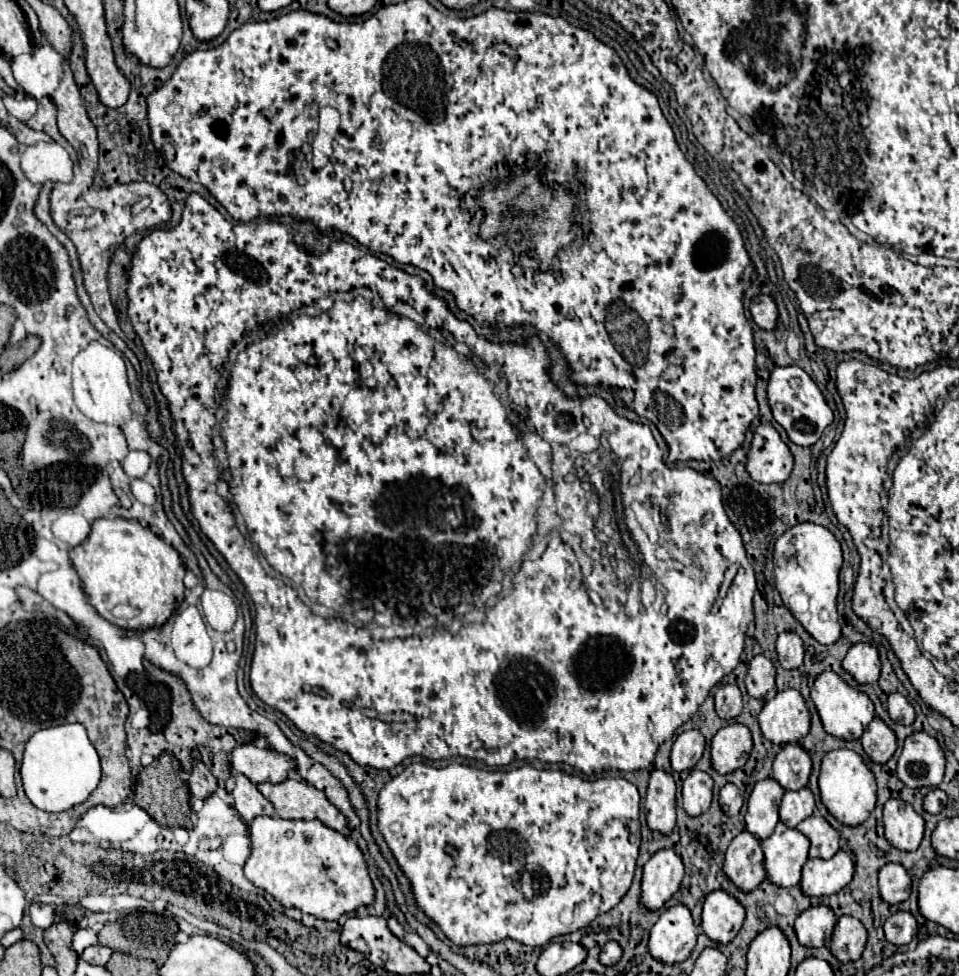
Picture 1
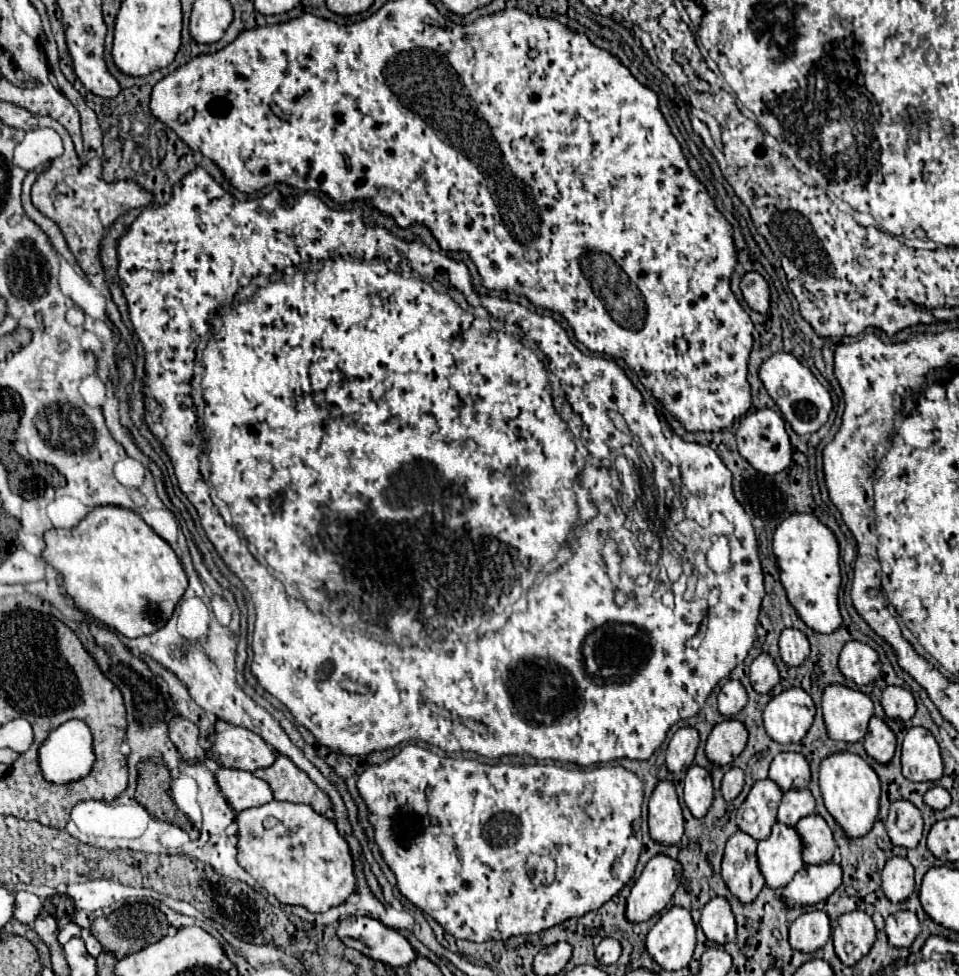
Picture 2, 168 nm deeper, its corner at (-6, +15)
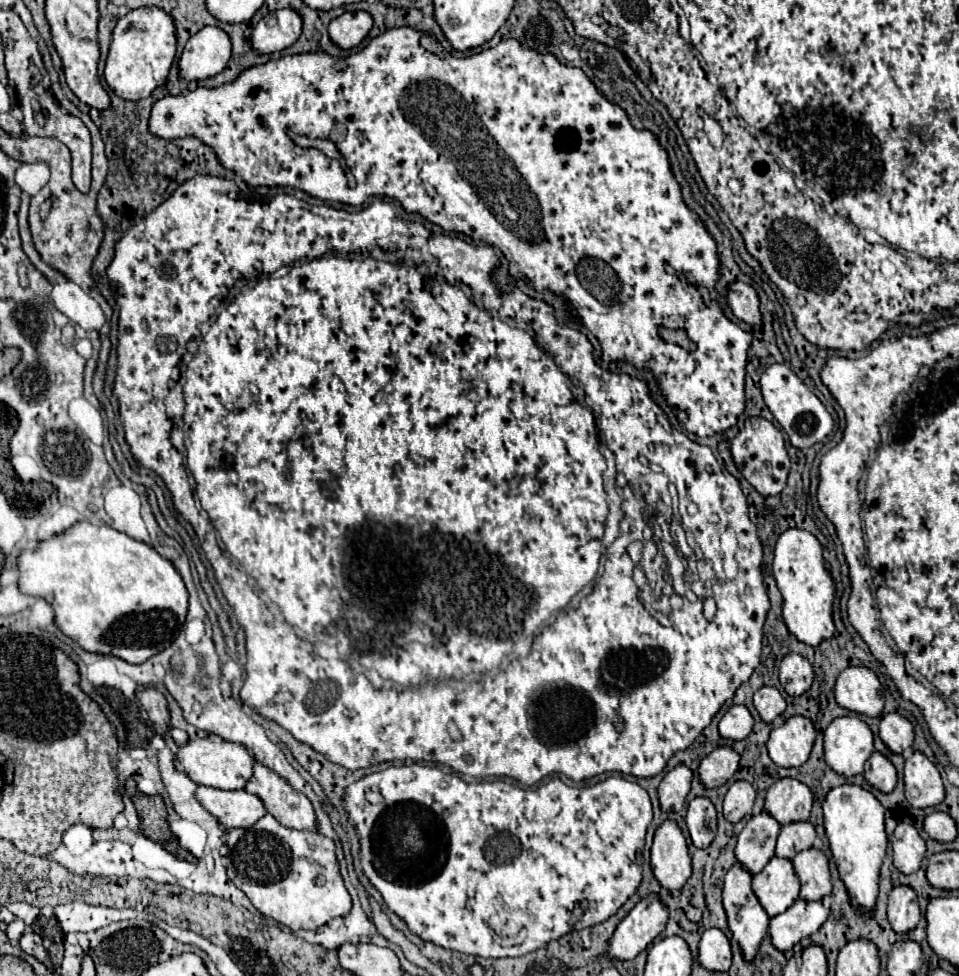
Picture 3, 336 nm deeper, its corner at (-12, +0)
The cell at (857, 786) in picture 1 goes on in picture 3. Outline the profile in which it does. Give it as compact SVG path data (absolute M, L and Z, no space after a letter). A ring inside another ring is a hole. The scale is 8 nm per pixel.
M844 784L828 792L822 810L830 852L836 862L840 880L844 882L844 888L848 892L848 900L858 912L872 916L872 912L876 912L880 866L888 846L888 838L884 832L884 808L864 788L856 784Z

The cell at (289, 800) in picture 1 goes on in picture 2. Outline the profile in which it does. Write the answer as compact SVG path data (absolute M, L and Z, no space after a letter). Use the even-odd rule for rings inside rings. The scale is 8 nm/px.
M278 755L274 765L266 769L254 771L256 777L264 779L272 791L276 801L290 801L290 803L308 803L316 813L324 815L332 809L330 797L302 773L288 757Z

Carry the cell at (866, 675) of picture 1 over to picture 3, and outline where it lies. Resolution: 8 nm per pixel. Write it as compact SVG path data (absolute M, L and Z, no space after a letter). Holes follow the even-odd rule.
M848 666L836 678L834 696L838 706L864 714L870 718L880 718L884 710L882 684L878 676L866 666Z

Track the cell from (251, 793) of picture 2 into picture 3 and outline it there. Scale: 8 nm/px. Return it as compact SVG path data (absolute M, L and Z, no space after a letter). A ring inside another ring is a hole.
M208 786L196 788L196 800L208 810L226 830L230 828L250 828L264 814L266 808L262 800L246 790L218 790Z

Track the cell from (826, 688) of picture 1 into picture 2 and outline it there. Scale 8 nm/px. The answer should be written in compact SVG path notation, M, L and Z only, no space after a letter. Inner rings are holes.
M840 683L828 685L822 693L822 711L828 735L834 741L862 741L868 719L874 715L874 701L860 689Z

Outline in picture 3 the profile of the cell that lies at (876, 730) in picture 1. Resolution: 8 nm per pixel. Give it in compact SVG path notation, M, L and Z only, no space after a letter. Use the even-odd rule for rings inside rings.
M874 752L866 766L864 766L864 778L866 782L870 782L876 790L880 792L892 792L896 786L896 768L892 766L892 762L882 756L880 752Z

